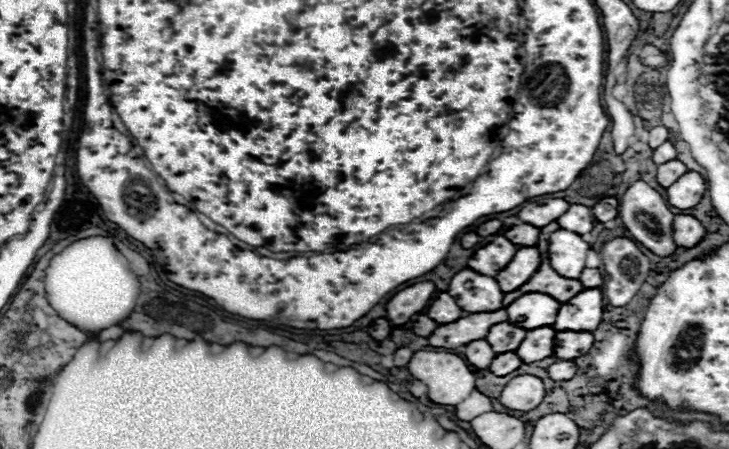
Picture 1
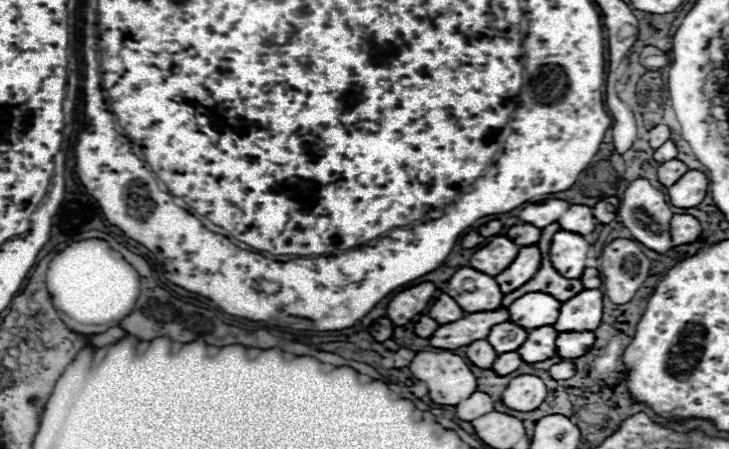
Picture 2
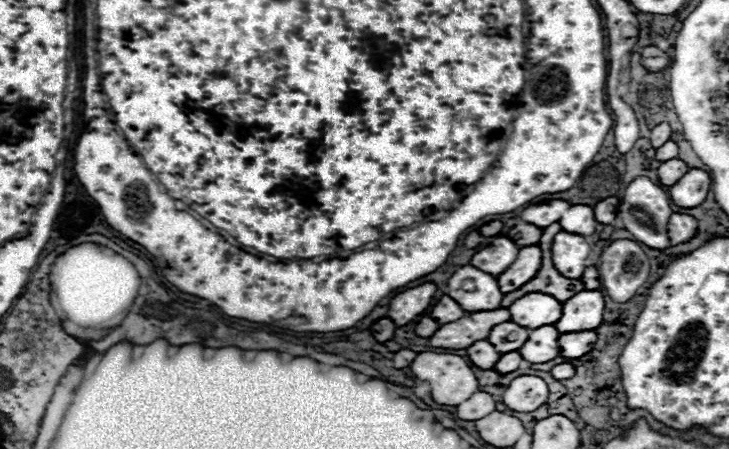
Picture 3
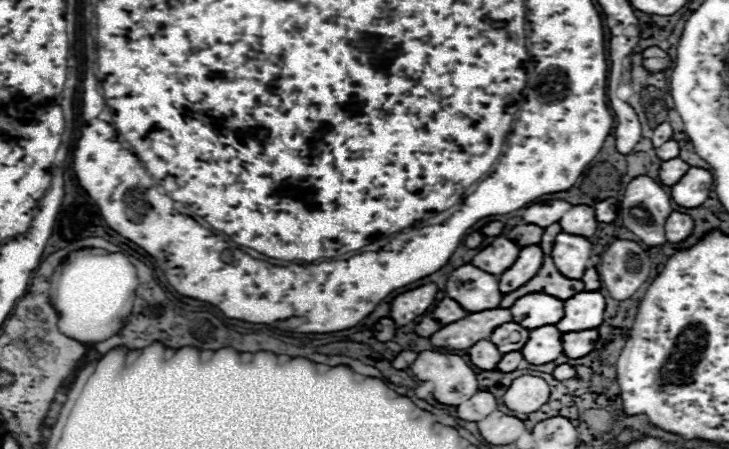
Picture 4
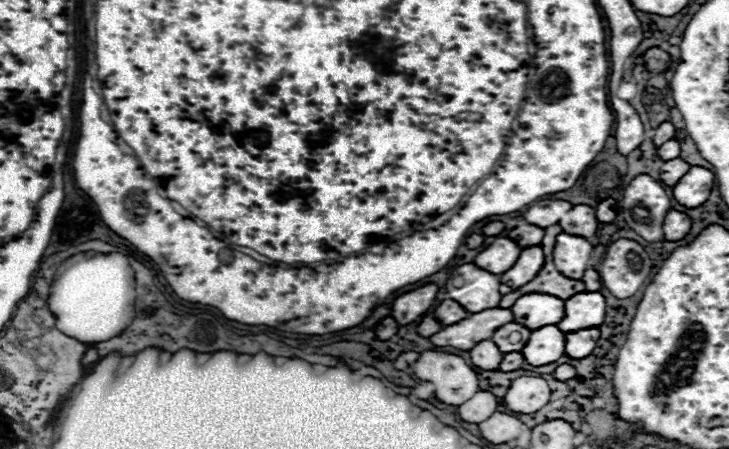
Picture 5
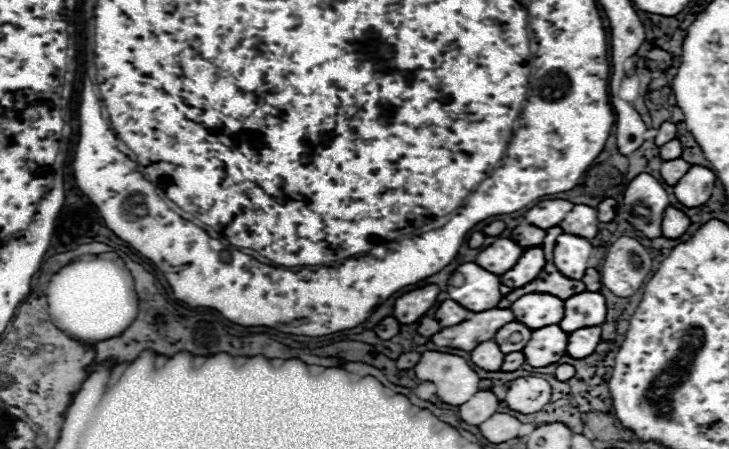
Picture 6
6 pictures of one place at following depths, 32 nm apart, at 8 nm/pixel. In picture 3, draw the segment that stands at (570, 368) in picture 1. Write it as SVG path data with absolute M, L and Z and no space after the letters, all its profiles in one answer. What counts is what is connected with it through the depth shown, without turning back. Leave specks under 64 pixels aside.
M562 362L562 364L558 364L558 366L554 366L552 370L550 370L550 374L552 374L552 378L556 378L556 380L568 380L568 378L572 378L574 376L574 366L570 364L570 362Z

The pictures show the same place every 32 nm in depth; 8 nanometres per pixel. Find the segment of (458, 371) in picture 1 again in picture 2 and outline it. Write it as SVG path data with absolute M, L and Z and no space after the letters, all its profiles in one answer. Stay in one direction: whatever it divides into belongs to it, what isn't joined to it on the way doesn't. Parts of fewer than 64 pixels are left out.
M416 352L408 368L428 386L430 398L436 404L456 406L476 392L476 376L456 354Z

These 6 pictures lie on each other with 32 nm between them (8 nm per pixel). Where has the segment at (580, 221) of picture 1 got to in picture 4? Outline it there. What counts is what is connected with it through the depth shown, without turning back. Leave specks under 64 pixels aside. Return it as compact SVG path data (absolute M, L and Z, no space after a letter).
M572 206L560 218L560 224L562 224L564 232L586 236L586 238L590 238L596 232L596 228L598 228L598 220L594 216L594 208L590 208L590 206Z

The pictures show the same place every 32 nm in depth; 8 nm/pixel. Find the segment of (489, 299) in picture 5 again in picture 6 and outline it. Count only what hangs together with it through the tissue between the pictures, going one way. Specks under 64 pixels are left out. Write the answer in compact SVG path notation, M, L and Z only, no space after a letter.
M466 262L456 268L464 276L462 286L448 284L446 290L452 300L464 304L464 308L472 312L482 312L484 308L496 308L502 294L500 294L500 278L474 262Z

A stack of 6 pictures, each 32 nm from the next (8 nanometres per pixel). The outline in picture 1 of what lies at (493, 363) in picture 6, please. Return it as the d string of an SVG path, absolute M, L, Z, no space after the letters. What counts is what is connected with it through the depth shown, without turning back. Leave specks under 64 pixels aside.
M472 340L464 346L464 356L472 366L488 368L488 364L496 356L496 352L492 350L492 346L486 340Z

